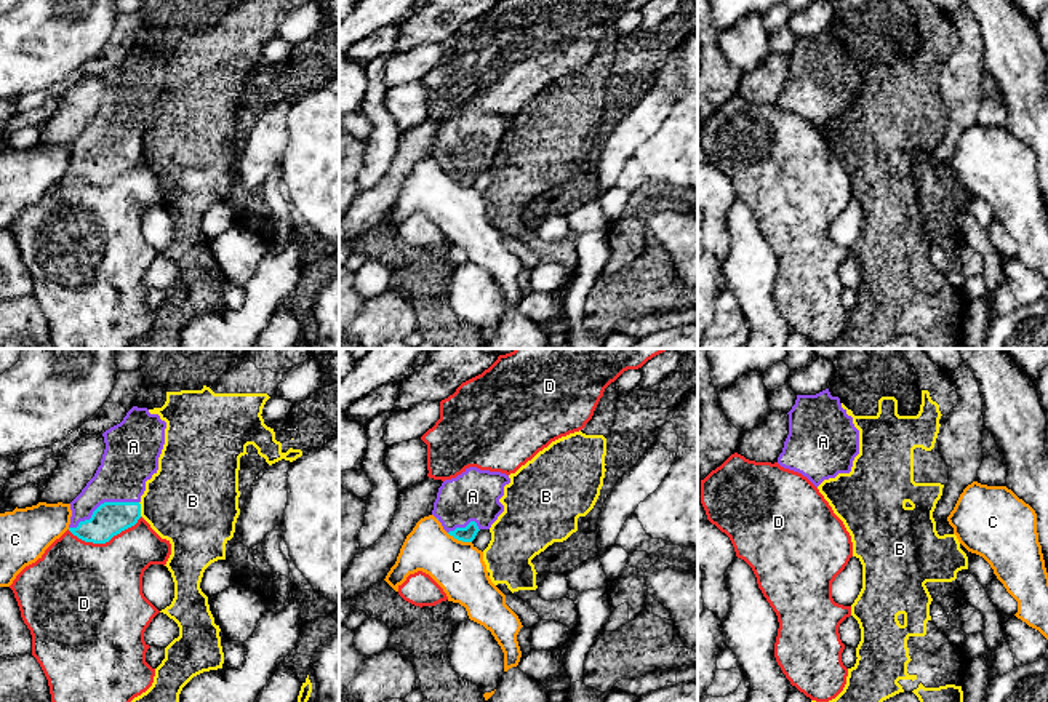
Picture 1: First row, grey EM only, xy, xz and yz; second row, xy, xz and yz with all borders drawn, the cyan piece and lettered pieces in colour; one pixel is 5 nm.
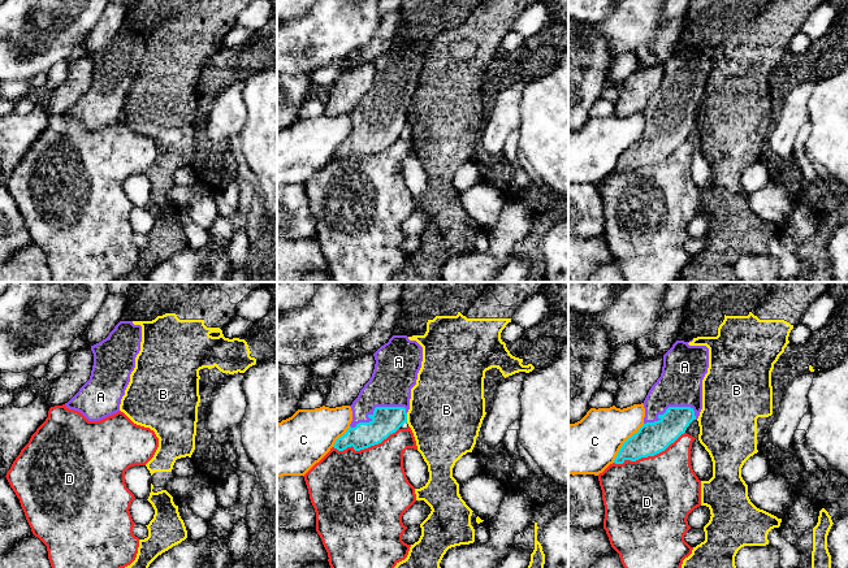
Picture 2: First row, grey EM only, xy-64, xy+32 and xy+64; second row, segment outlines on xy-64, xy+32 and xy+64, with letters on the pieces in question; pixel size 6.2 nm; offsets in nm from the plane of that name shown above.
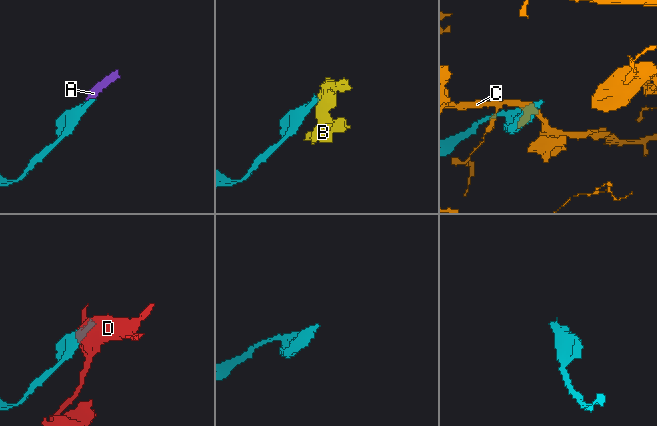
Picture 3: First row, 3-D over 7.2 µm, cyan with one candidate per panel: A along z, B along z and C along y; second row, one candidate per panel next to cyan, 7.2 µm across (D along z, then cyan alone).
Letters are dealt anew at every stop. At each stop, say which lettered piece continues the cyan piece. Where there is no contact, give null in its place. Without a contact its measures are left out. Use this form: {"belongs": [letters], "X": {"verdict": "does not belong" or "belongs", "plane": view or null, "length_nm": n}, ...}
{"belongs": ["A"], "A": {"verdict": "belongs", "plane": "xy", "length_nm": 380}, "B": {"verdict": "does not belong", "plane": "xy", "length_nm": 70}, "C": {"verdict": "does not belong", "plane": "xz", "length_nm": 140}, "D": {"verdict": "does not belong", "plane": "xy", "length_nm": 380}}

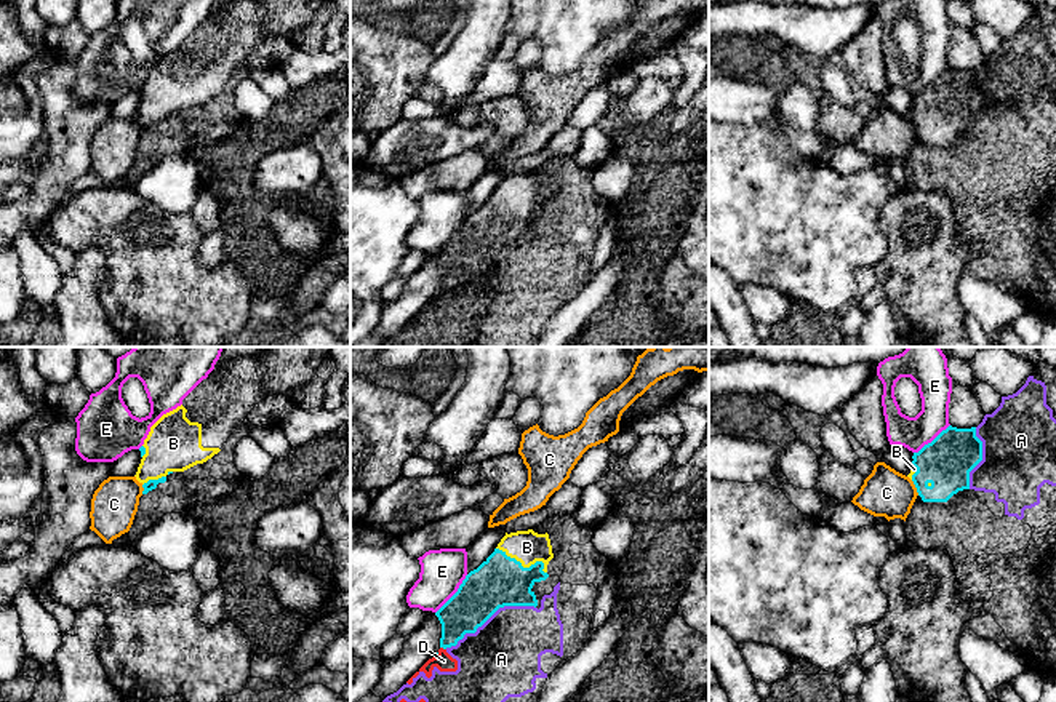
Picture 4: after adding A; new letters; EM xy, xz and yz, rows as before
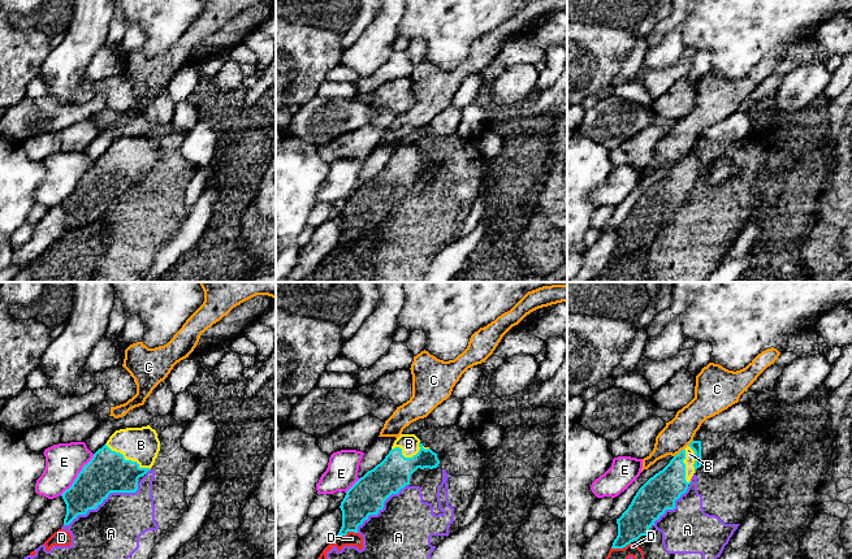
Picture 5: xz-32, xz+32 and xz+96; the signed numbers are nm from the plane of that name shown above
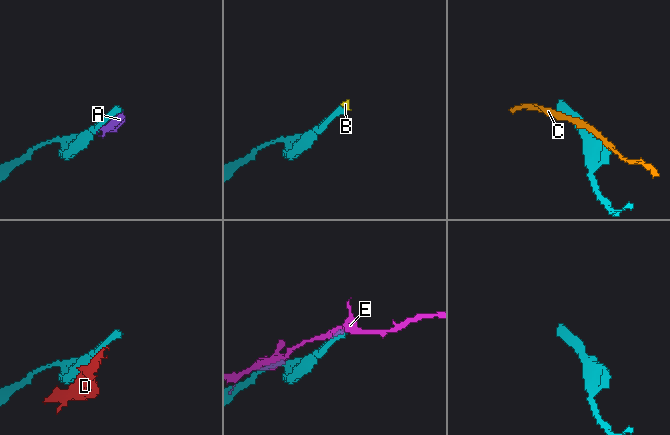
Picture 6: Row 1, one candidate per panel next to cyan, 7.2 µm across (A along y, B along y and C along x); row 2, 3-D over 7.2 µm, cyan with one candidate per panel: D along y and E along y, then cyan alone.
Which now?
{"belongs": ["B"], "A": {"verdict": "does not belong", "plane": "xz", "length_nm": 500}, "B": {"verdict": "belongs", "plane": "xz", "length_nm": 280}, "C": {"verdict": "does not belong", "plane": "yz", "length_nm": 90}, "D": {"verdict": "does not belong", "plane": "xz", "length_nm": 40}, "E": {"verdict": "does not belong", "plane": "xz", "length_nm": 260}}

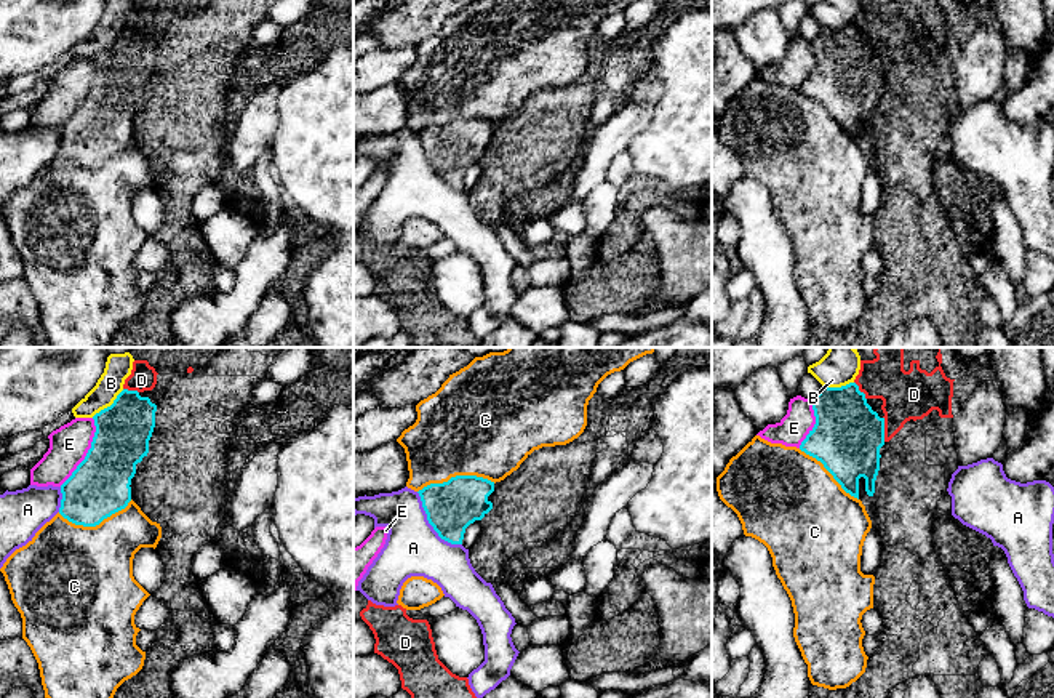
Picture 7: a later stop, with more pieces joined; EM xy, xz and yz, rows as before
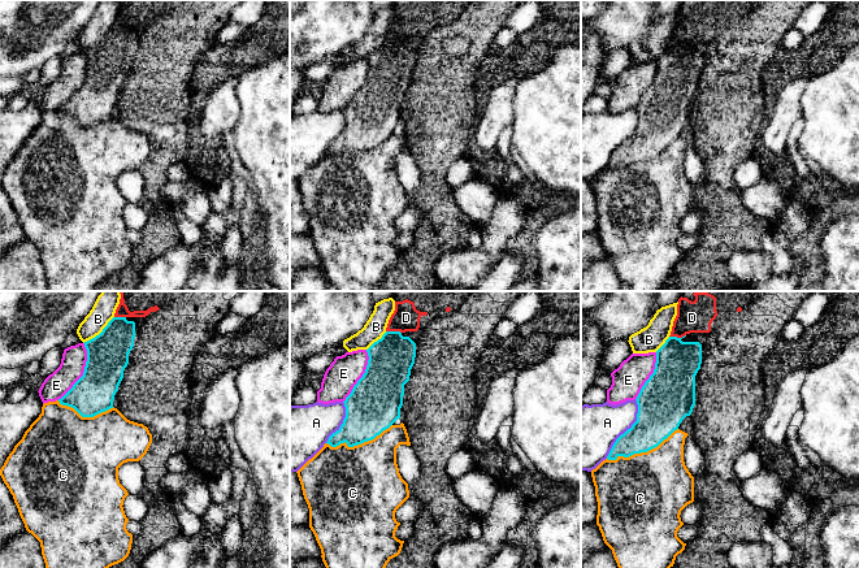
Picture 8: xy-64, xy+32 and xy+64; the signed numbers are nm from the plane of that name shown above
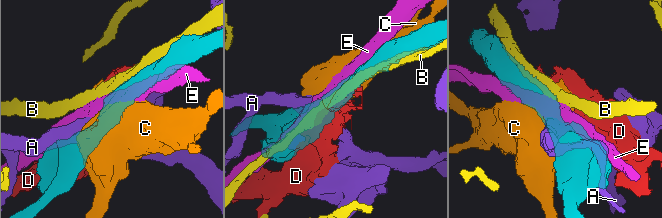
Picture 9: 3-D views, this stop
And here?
{"belongs": [], "A": {"verdict": "does not belong", "plane": "xz", "length_nm": 360}, "B": {"verdict": "does not belong", "plane": "xy", "length_nm": 220}, "C": {"verdict": "does not belong", "plane": "xz", "length_nm": 400}, "D": {"verdict": "does not belong", "plane": "yz", "length_nm": 130}, "E": {"verdict": "does not belong", "plane": "xy", "length_nm": 380}}

